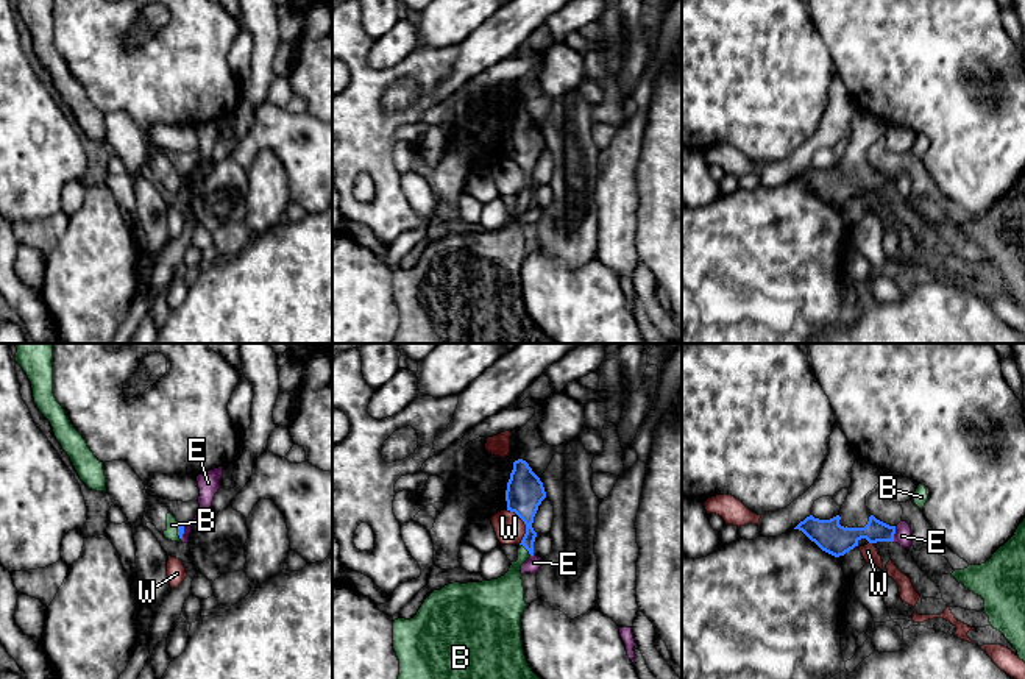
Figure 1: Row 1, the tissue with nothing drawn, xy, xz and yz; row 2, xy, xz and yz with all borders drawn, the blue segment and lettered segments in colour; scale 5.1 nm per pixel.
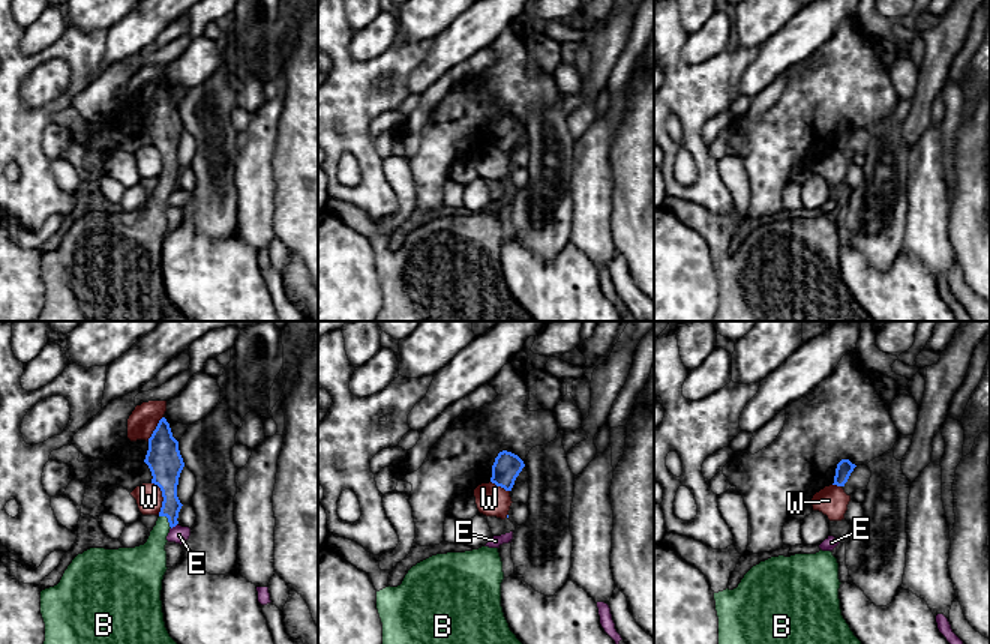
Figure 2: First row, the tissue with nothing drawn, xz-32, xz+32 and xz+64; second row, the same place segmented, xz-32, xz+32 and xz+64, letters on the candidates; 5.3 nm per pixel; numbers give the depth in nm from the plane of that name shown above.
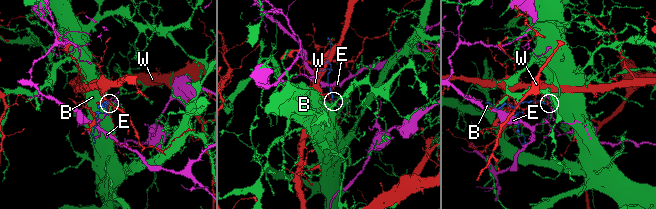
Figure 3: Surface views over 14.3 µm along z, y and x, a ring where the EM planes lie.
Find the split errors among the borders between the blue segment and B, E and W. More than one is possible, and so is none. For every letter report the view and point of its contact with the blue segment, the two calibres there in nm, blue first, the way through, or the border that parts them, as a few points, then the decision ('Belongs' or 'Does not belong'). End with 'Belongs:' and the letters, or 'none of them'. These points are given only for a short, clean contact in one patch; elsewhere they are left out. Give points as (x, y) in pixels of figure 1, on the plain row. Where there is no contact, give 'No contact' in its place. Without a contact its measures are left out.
B: Touches blue at xz (526, 199). Thickness 160 nm (blue) against 170 nm. Path across: xz (523, 150), (528, 167), (526, 199), (506, 242). Belongs
E: Touches blue at yz (894, 183). Thickness 110 nm (blue) against 90 nm. Boundary: yz (896, 177), (893, 191). Does not belong
W: Touches blue at xz (524, 174). Thickness 190 nm (blue) against 150 nm. Does not belong
Belongs: B

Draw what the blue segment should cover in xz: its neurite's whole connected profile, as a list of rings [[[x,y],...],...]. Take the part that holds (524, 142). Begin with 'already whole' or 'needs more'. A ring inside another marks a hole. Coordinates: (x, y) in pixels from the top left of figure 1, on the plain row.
needs more; [[[523,109],[513,112],[507,133],[507,161],[515,162],[526,175],[526,184],[518,198],[518,211],[509,222],[491,231],[448,234],[434,240],[410,270],[393,272],[393,300],[399,311],[399,326],[390,343],[555,343],[529,317],[521,290],[521,265],[526,259],[521,215],[534,206],[537,183],[532,178],[538,156],[546,148],[540,128]]]

